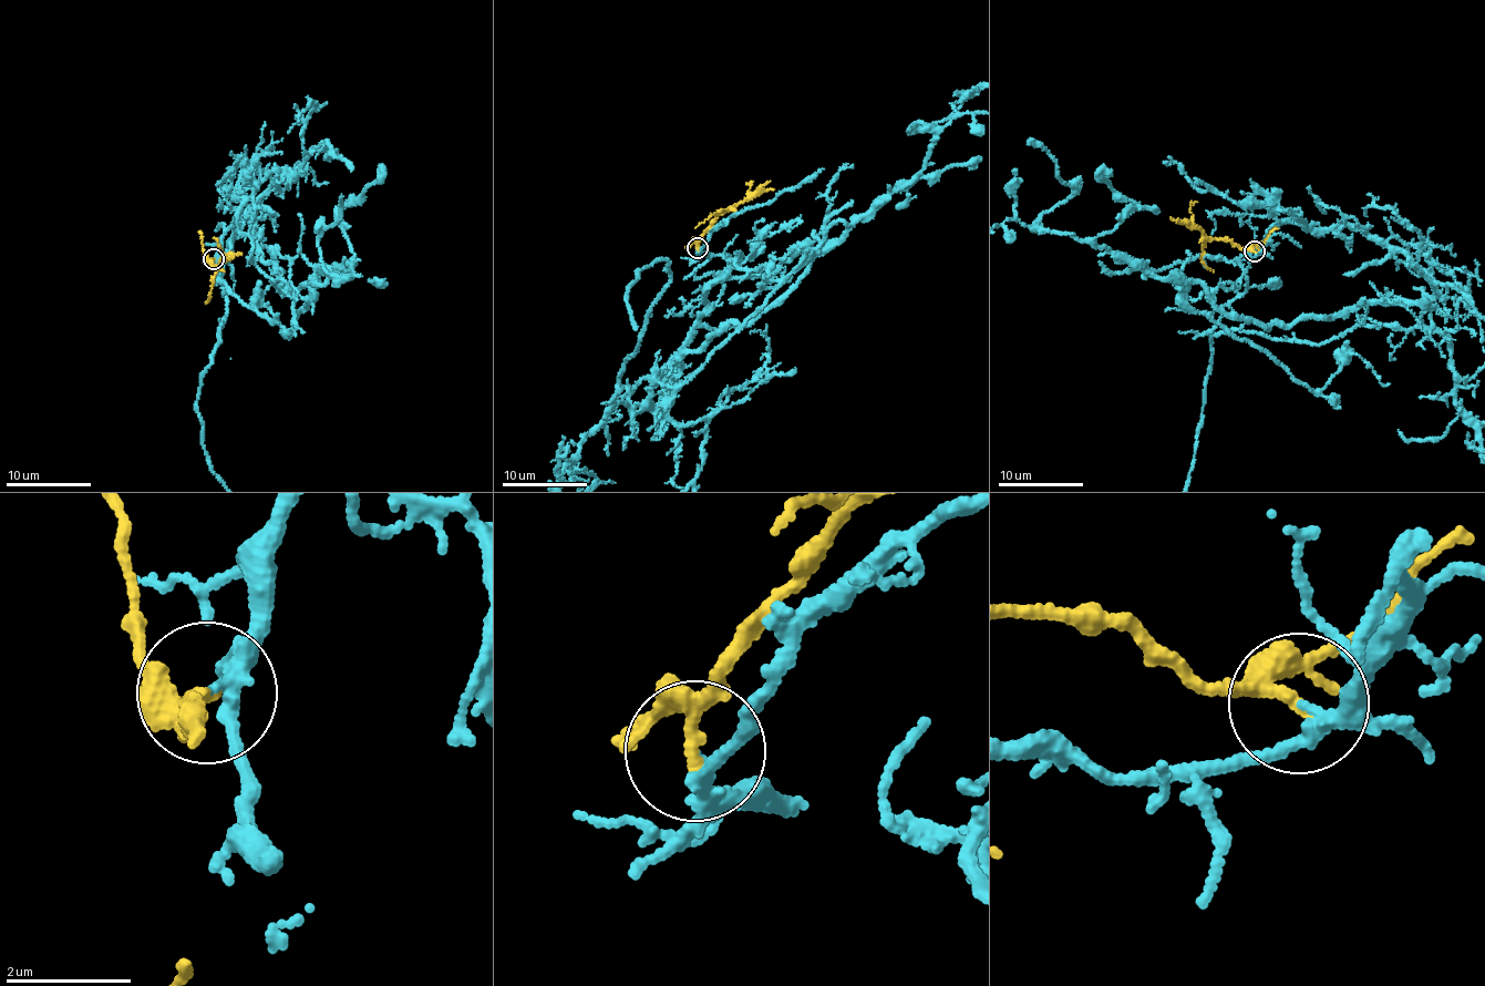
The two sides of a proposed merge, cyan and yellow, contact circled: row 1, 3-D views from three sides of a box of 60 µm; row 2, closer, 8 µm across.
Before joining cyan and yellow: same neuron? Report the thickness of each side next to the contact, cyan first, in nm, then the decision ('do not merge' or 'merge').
200 nm thick on the cyan side, 200 nm on the other; merge

